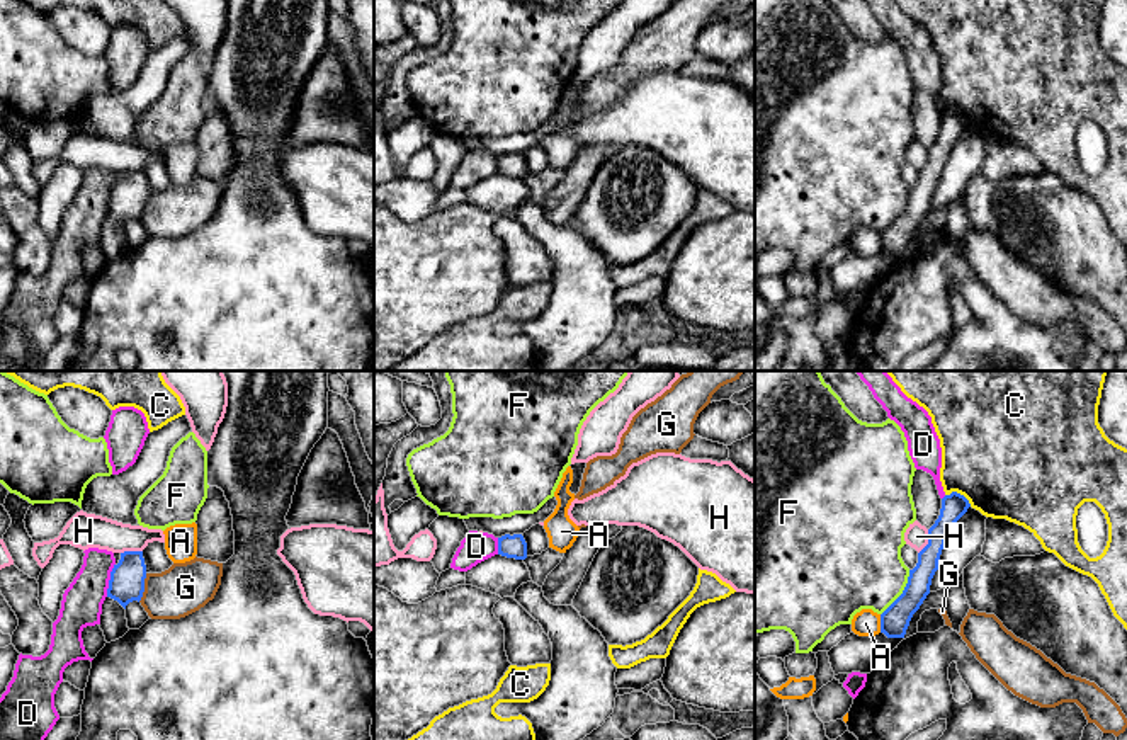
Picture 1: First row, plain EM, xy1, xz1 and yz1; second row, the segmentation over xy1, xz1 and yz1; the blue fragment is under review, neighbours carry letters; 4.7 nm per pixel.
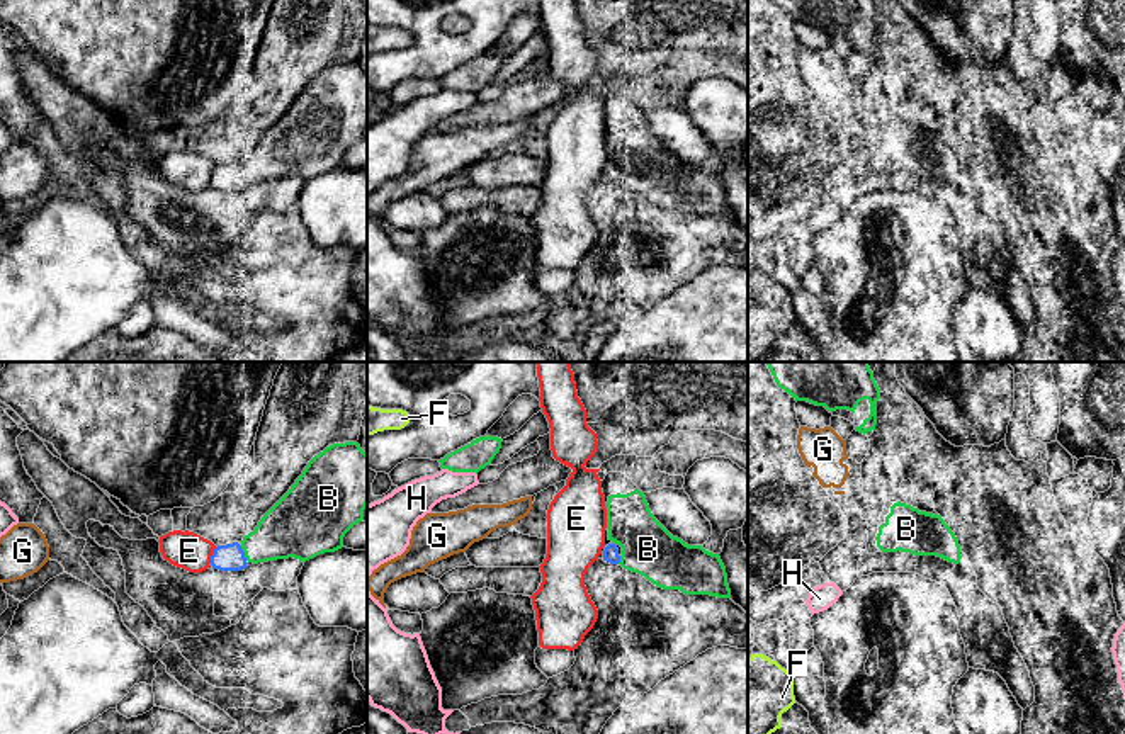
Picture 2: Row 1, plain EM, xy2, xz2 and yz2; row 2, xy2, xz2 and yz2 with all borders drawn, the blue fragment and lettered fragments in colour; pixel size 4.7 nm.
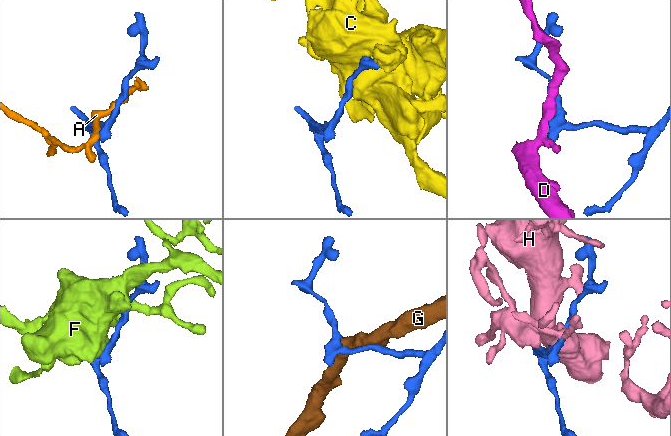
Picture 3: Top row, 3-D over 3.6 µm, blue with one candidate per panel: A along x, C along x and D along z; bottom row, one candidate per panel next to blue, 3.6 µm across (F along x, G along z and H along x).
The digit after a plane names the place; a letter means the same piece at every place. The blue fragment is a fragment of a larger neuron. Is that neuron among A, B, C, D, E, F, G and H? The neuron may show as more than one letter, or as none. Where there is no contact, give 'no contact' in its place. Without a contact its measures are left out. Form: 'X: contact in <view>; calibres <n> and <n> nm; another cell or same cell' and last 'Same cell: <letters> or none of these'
A: contact in yz1; calibres 140 and 130 nm; another cell
B: contact in xy2; calibres 130 and 280 nm; same cell
C: contact in yz1; calibres 120 and 500 nm; another cell
D: contact in xy1; calibres 170 and 190 nm; another cell
E: contact in xy2; calibres 130 and 180 nm; another cell
F: contact in yz1; calibres 140 and 400 nm; another cell
G: contact in xy1; calibres 170 and 240 nm; another cell
H: contact in yz1; calibres 120 and 110 nm; another cell
Same cell: B

